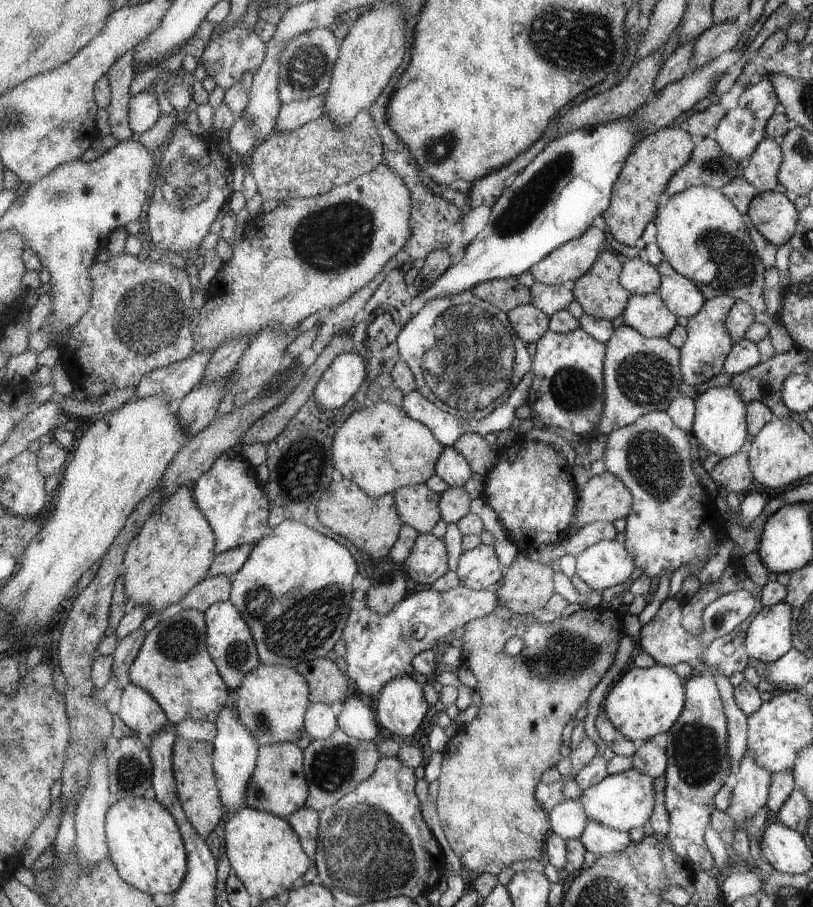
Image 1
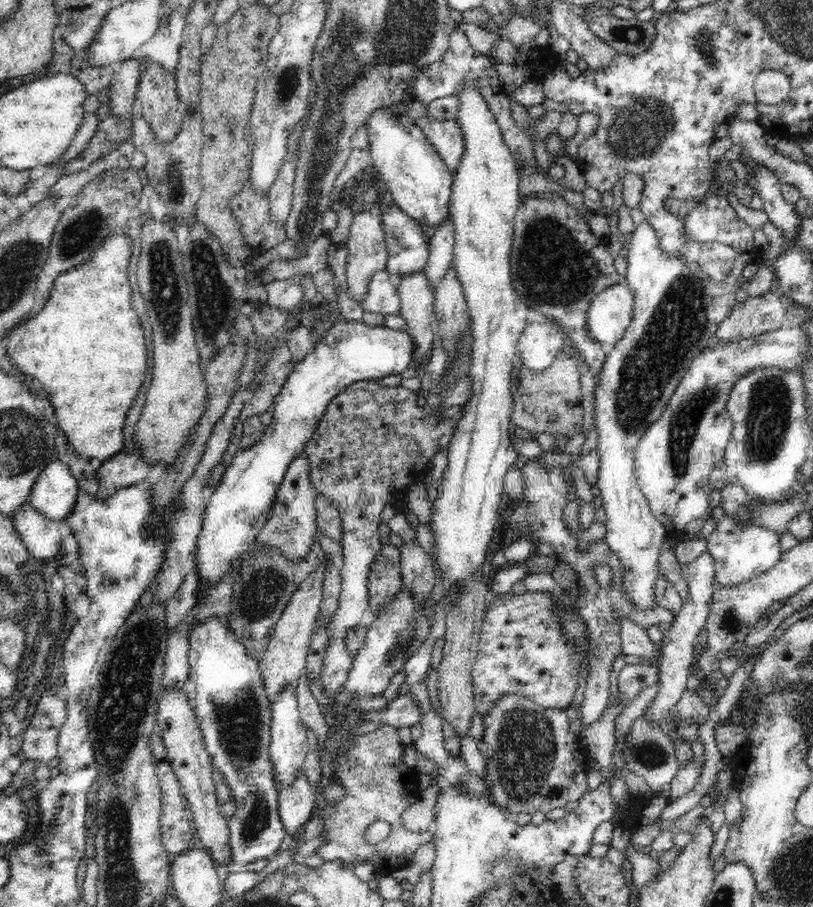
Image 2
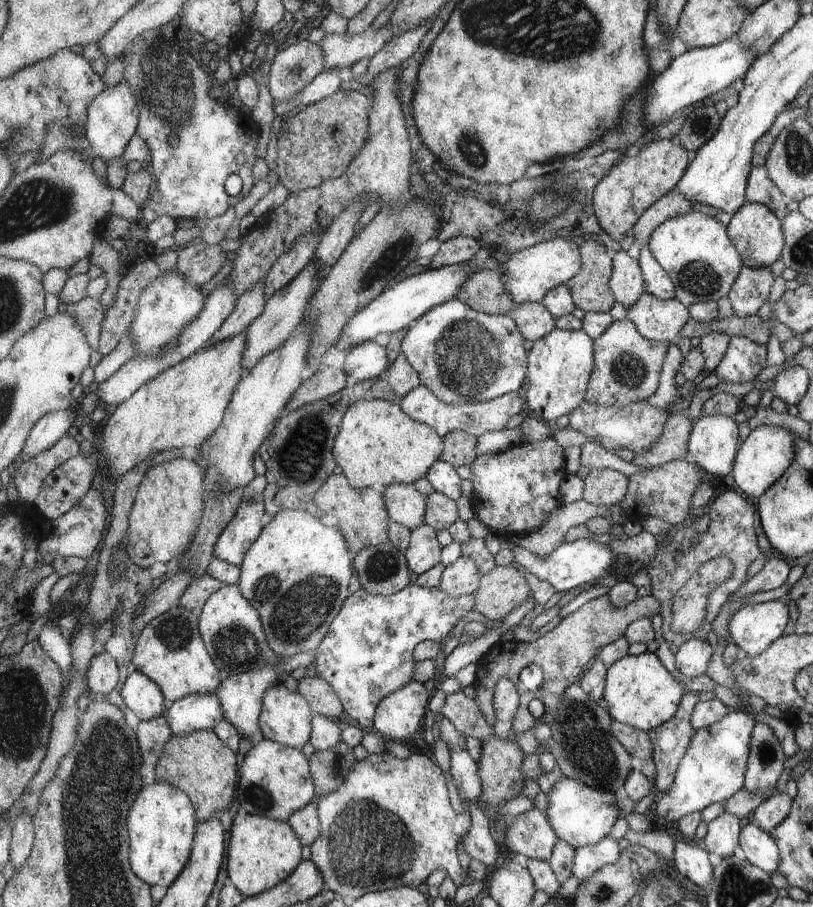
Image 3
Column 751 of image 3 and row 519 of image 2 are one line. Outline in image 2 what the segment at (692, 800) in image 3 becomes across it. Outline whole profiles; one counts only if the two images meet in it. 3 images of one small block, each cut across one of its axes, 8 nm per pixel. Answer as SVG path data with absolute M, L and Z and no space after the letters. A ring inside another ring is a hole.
M720 504L714 508L715 529L706 537L707 551L714 559L715 586L733 587L773 567L782 556L780 533L758 524L741 524L726 515Z

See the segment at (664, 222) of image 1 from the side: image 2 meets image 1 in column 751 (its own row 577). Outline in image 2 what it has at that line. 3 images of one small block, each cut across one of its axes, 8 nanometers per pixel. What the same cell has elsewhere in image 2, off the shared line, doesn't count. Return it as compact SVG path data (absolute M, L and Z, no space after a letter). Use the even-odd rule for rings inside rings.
M317 530L316 536L314 536L314 542L312 542L312 548L310 548L310 552L308 553L307 558L304 561L293 561L292 559L288 559L288 557L284 556L282 553L280 553L280 550L276 549L276 547L272 546L259 546L259 542L257 542L257 536L256 541L252 541L251 545L248 546L248 549L244 550L242 554L236 560L233 562L233 565L231 566L228 575L230 573L235 573L236 571L239 573L239 577L235 580L235 583L233 584L233 589L231 590L231 599L228 602L228 614L224 614L224 616L216 616L216 617L222 617L222 619L227 622L227 628L231 630L233 633L233 636L236 637L236 640L244 645L245 651L252 656L252 658L261 659L264 658L265 650L268 646L268 632L274 628L275 624L280 620L281 614L283 613L283 610L286 608L286 605L288 604L288 601L290 600L290 597L292 596L292 593L297 589L297 586L300 586L300 583L314 570L318 564L320 563L320 554L321 547L319 540L317 539L319 535L319 532Z

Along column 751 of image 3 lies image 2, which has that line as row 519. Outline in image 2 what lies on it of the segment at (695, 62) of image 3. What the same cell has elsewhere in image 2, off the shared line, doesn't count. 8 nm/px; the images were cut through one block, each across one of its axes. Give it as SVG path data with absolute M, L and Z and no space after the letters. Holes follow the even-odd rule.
M52 458L44 472L40 472L28 501L50 521L66 521L75 508L78 483L65 464Z

